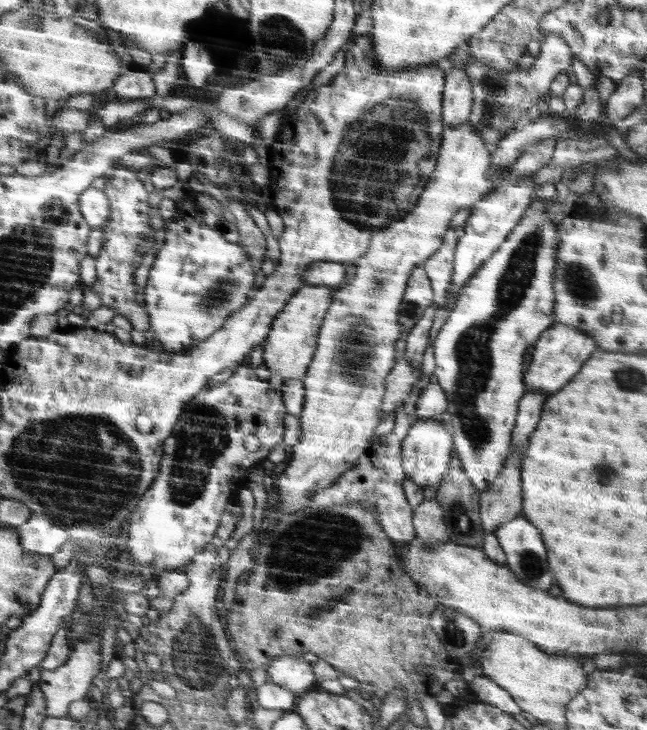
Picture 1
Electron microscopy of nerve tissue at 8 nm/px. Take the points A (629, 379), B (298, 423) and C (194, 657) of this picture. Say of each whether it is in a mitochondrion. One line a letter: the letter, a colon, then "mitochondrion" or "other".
A: mitochondrion
B: other
C: mitochondrion

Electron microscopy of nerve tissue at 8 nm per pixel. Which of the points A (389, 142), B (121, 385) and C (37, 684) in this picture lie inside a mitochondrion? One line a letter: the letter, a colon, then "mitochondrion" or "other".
A: mitochondrion
B: other
C: other

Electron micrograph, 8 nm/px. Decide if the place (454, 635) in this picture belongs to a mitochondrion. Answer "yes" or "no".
yes

